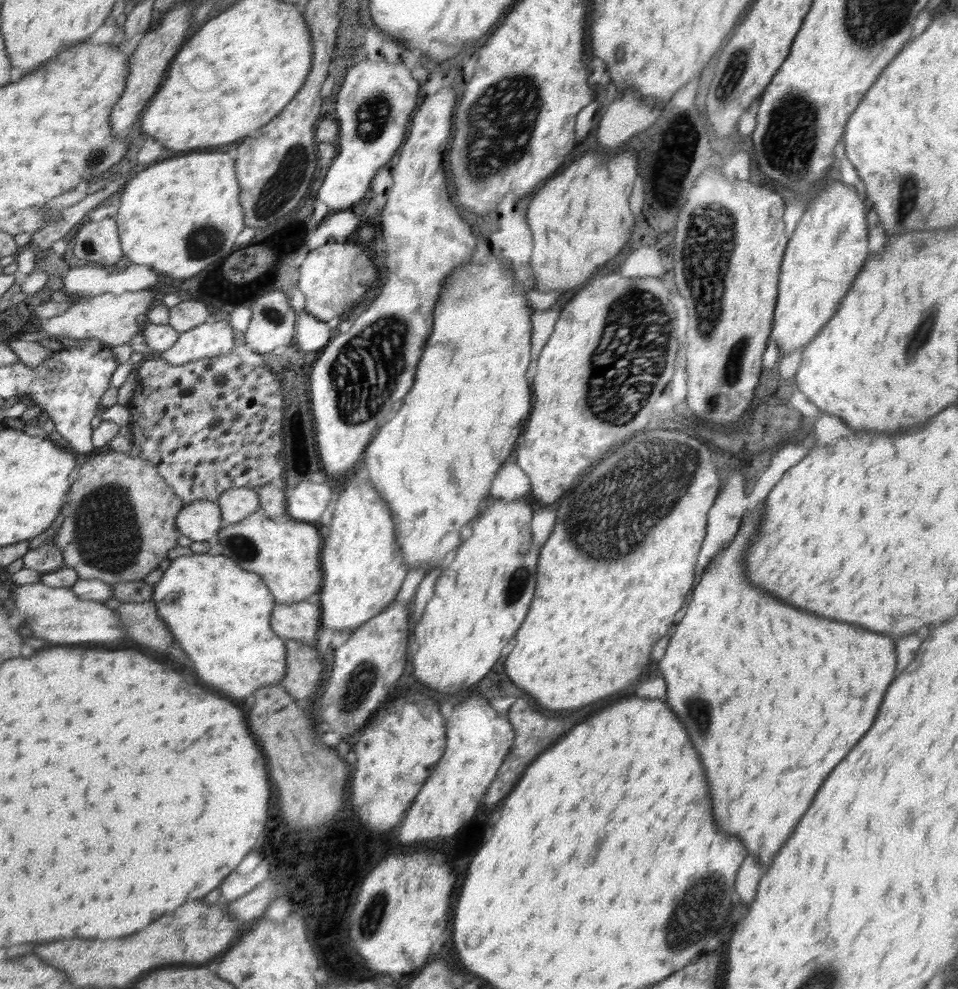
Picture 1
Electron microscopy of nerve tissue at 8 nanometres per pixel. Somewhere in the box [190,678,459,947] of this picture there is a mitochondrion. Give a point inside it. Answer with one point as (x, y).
(375, 911)

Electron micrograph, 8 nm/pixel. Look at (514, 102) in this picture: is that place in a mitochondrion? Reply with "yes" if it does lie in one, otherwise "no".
yes

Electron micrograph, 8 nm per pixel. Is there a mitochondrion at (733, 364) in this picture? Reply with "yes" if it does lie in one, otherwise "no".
yes

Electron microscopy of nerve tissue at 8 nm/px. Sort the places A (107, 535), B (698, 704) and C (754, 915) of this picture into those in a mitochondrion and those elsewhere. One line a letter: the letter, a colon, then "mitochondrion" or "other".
A: mitochondrion
B: mitochondrion
C: other

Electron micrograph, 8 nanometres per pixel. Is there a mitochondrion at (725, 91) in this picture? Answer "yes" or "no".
yes

